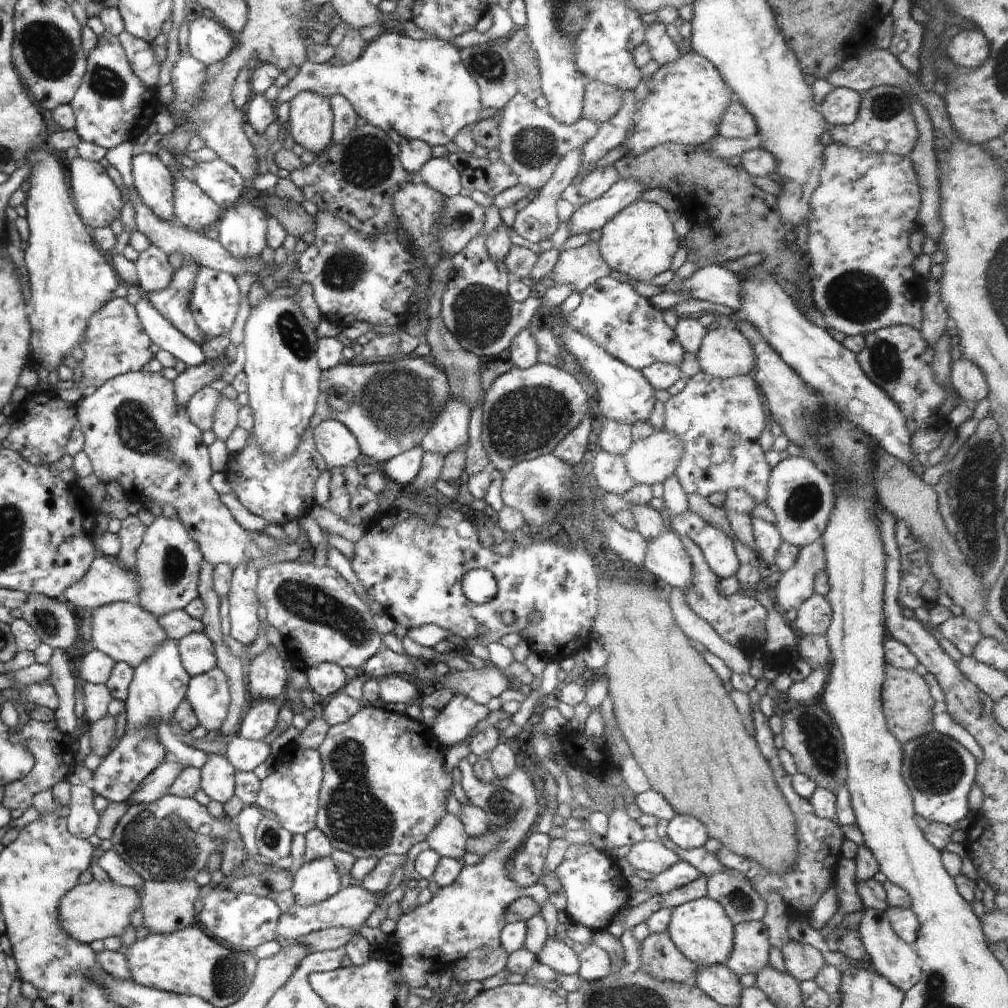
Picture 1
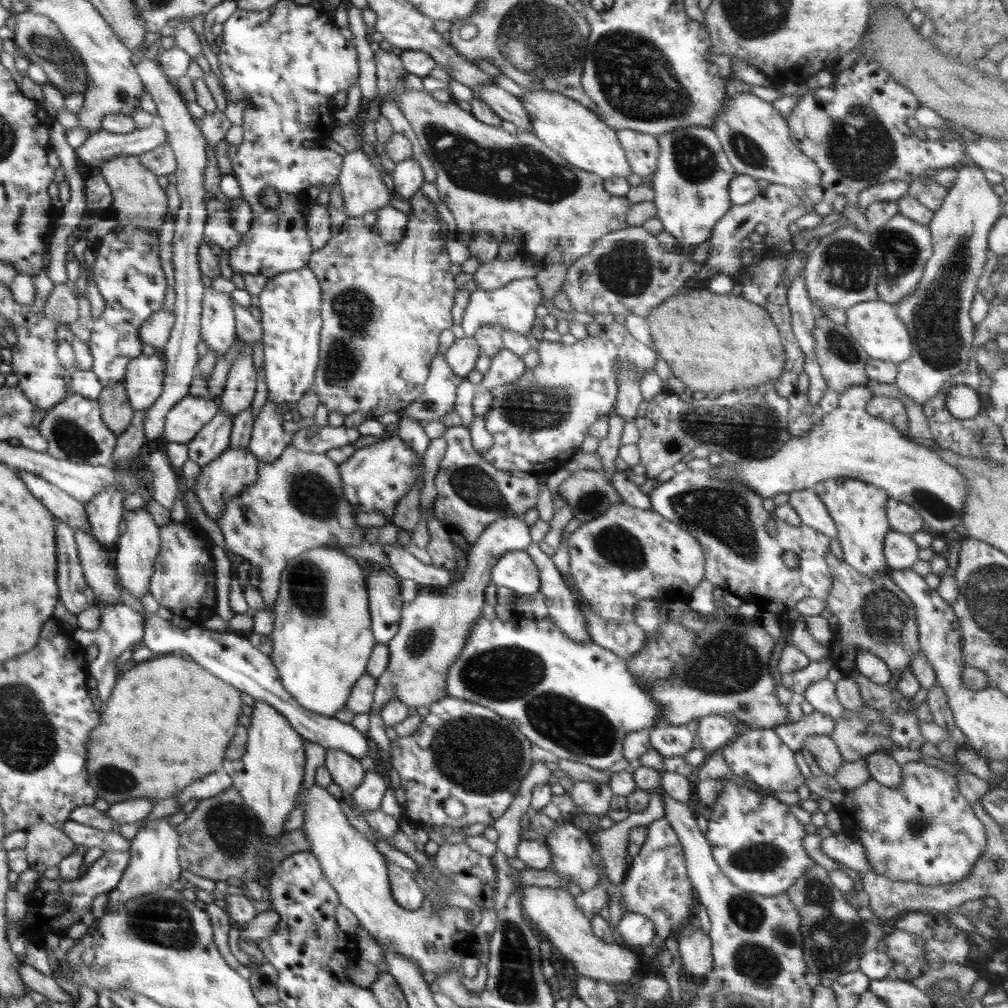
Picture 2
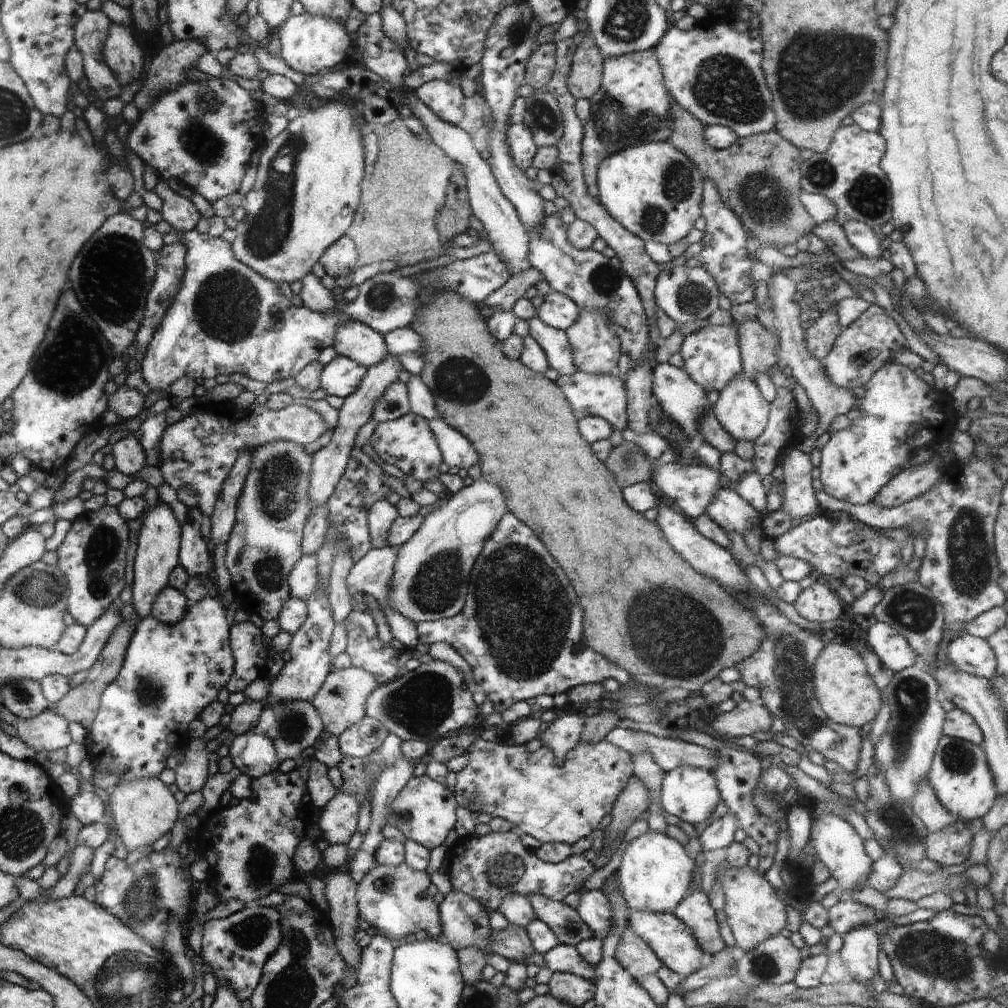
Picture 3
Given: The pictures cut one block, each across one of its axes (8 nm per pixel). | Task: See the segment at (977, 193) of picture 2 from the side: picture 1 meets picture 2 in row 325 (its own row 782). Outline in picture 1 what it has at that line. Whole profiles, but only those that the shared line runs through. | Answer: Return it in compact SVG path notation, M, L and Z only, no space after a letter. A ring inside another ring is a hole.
M933 730L903 745L902 778L914 800L915 813L937 823L954 827L970 812L968 795L976 781L976 758L958 741Z

